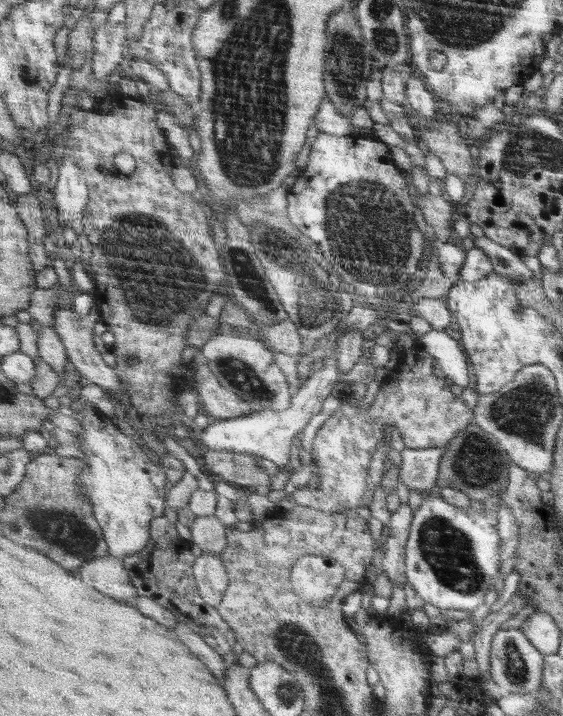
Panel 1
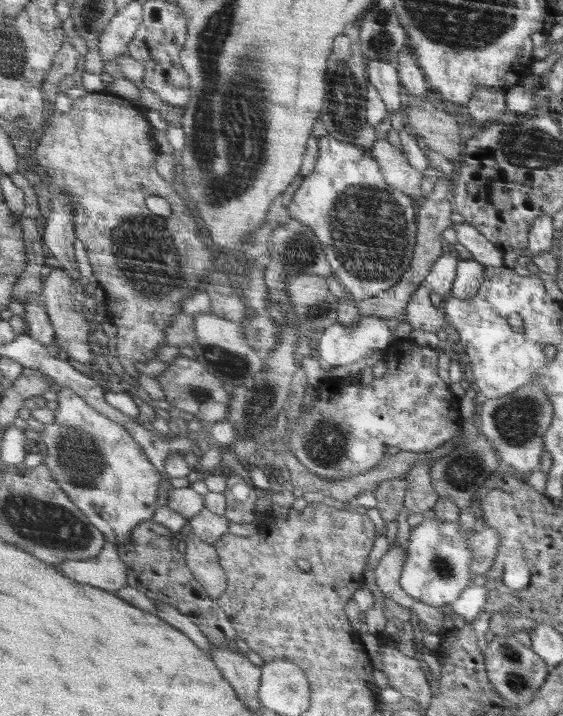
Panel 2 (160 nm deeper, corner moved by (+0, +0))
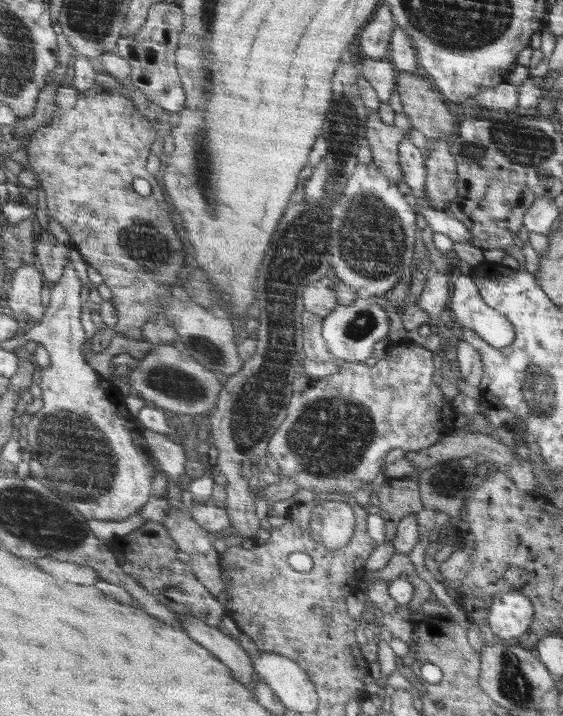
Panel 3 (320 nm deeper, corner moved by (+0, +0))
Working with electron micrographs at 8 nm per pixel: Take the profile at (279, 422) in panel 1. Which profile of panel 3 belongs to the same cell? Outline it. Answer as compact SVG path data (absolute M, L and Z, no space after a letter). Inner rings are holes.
M357 296L352 304L338 305L323 318L321 333L327 349L336 358L346 362L364 363L373 356L374 344L387 336L390 324L388 314L378 303Z

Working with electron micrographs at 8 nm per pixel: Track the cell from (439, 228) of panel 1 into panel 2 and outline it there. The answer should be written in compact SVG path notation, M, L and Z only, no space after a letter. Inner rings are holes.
M380 137L372 146L371 154L374 161L381 164L381 172L390 185L410 193L419 202L425 197L420 190L421 180L425 176L414 170L404 153L392 146L387 139Z

